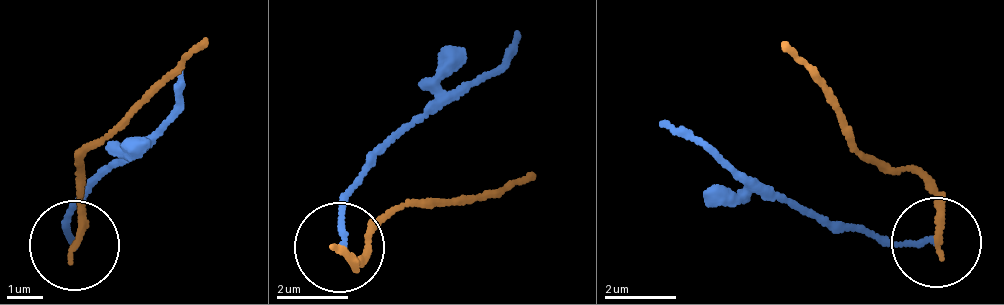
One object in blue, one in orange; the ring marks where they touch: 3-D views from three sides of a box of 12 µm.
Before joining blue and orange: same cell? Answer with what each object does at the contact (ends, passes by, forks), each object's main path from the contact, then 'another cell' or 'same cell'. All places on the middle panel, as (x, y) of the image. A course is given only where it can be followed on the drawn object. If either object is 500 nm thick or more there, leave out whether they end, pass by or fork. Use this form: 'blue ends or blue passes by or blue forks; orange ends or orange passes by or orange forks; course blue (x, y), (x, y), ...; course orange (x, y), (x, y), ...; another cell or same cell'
blue ends; orange ends; course blue (337, 244), (337, 193), (514, 33); course orange (337, 244), (361, 250), (409, 202), (500, 197), (532, 178); another cell

